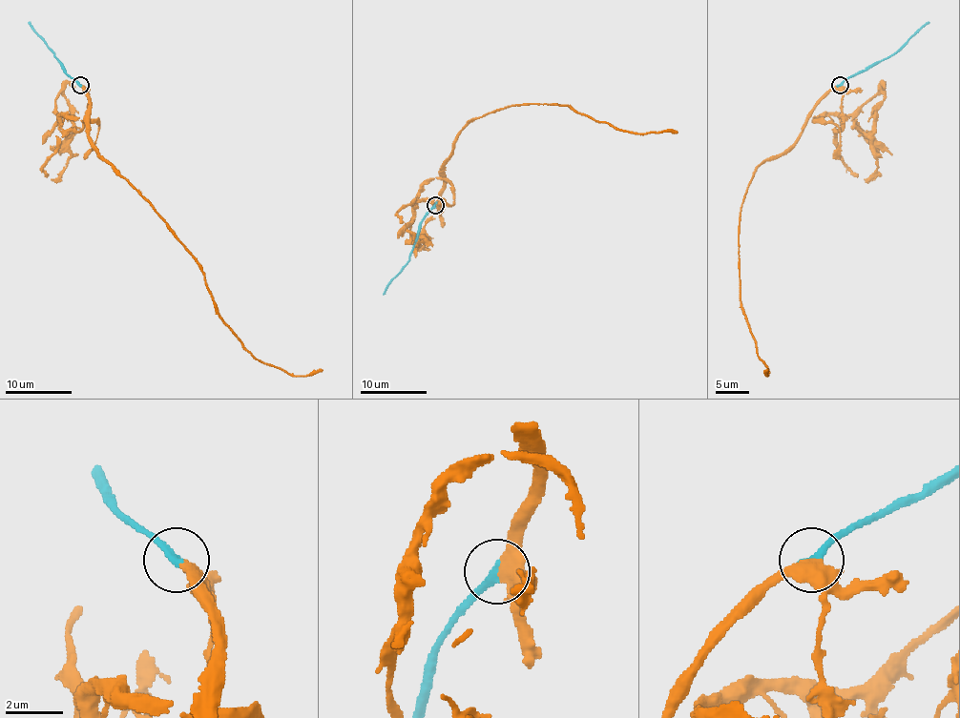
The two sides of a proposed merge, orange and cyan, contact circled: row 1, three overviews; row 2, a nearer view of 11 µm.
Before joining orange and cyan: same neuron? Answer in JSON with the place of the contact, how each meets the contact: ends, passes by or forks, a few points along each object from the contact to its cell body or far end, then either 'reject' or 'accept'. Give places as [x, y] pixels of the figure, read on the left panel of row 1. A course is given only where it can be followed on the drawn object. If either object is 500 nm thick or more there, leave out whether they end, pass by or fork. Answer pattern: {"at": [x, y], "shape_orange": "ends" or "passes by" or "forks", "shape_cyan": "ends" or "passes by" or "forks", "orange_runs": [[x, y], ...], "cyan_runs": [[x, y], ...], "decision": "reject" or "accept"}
{"at": [80, 85], "shape_orange": "passes by", "shape_cyan": "ends", "orange_runs": [[80, 85], [89, 104], [89, 138], [198, 265], [215, 312], [247, 350], [288, 373], [312, 375], [322, 370]], "cyan_runs": [[80, 85], [65, 71], [55, 53], [29, 22]], "decision": "accept"}

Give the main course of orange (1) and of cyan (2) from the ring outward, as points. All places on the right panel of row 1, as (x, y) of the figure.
1: (840, 85), (817, 104), (798, 138), (757, 169), (740, 209), (741, 312), (764, 370)
2: (840, 85), (895, 53), (929, 22)

